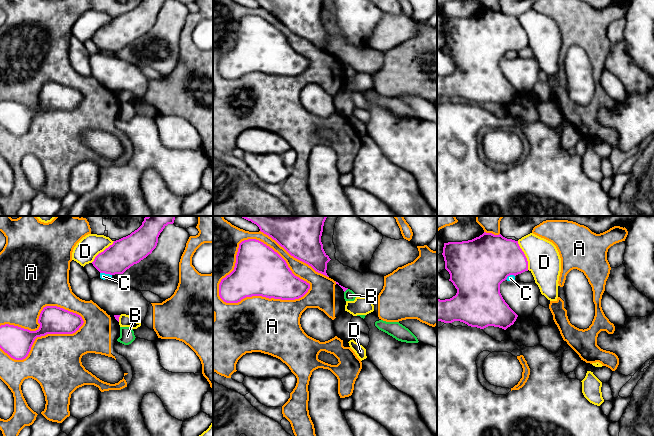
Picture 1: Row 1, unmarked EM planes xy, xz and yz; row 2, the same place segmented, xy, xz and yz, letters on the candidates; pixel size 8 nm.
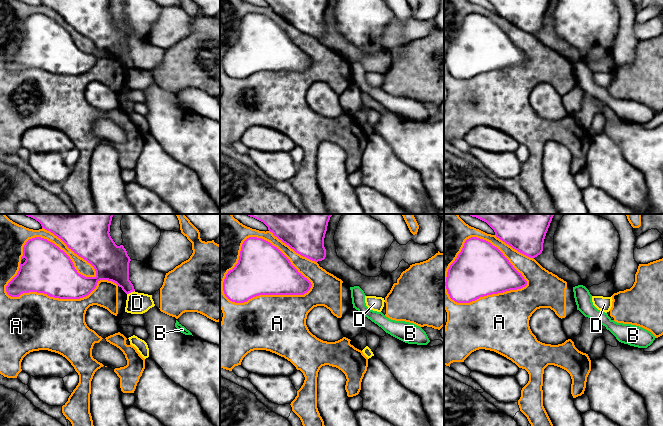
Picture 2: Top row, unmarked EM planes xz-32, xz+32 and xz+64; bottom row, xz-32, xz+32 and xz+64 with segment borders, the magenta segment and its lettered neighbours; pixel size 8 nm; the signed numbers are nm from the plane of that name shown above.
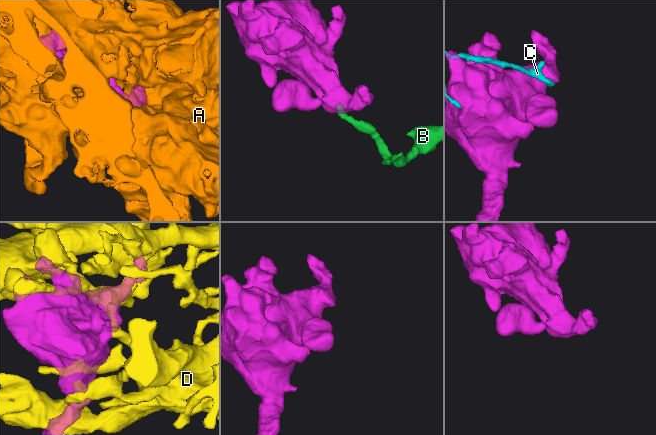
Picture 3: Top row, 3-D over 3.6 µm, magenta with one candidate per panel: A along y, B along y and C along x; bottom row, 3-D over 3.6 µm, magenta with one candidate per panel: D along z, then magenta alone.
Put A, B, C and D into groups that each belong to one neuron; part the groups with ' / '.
A / B / C / D

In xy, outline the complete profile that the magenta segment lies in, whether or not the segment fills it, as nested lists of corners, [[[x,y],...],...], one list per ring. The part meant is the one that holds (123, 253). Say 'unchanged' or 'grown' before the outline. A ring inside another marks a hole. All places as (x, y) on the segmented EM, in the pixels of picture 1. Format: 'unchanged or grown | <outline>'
unchanged | [[[147,216],[142,225],[130,235],[113,242],[99,253],[93,266],[110,275],[123,274],[134,264],[146,258],[156,248],[158,237],[168,224],[173,224],[175,216]]]

